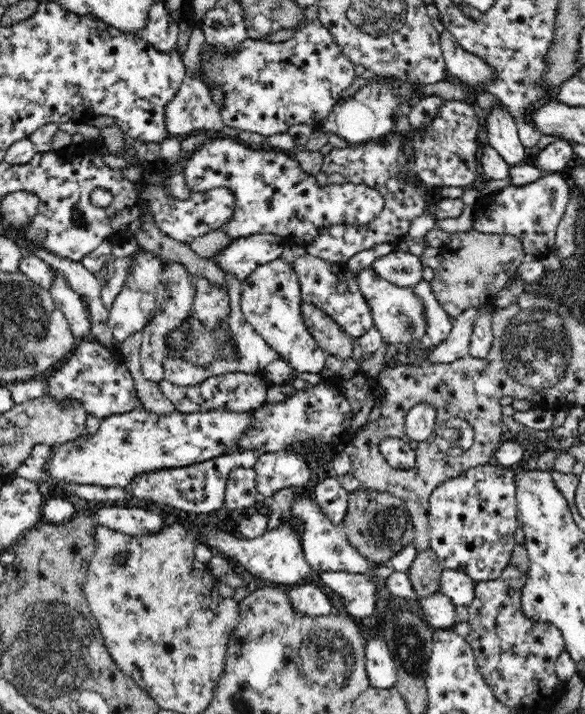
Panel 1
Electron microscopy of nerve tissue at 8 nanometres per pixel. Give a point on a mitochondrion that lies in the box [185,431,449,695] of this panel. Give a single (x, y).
(327, 656)

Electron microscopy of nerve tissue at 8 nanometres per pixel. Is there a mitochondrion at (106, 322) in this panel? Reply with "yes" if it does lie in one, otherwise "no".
no

